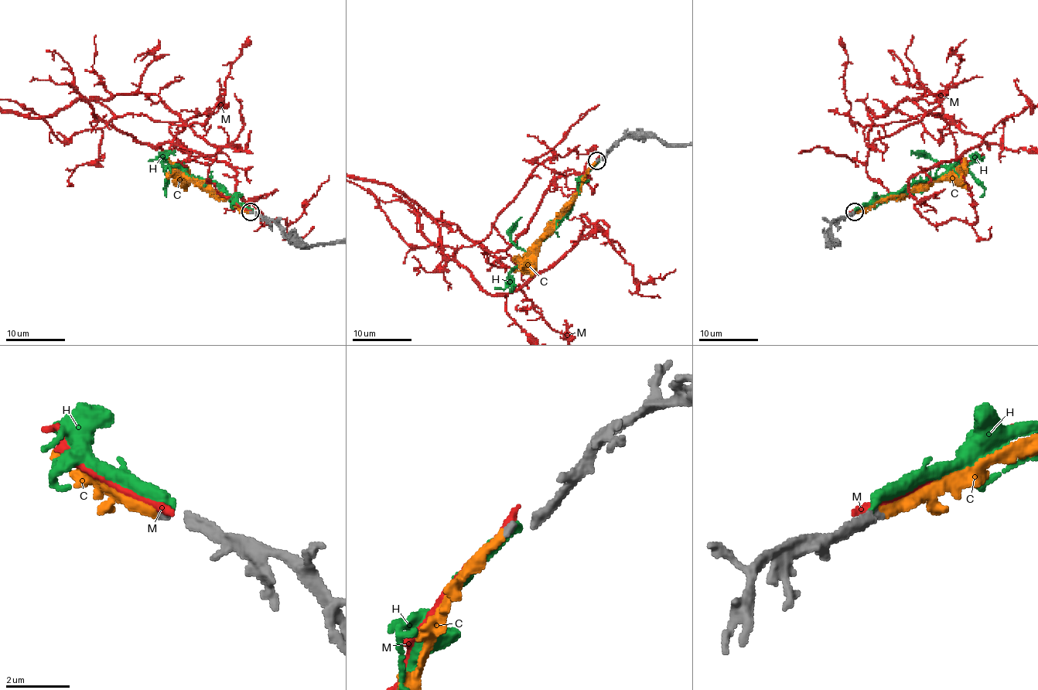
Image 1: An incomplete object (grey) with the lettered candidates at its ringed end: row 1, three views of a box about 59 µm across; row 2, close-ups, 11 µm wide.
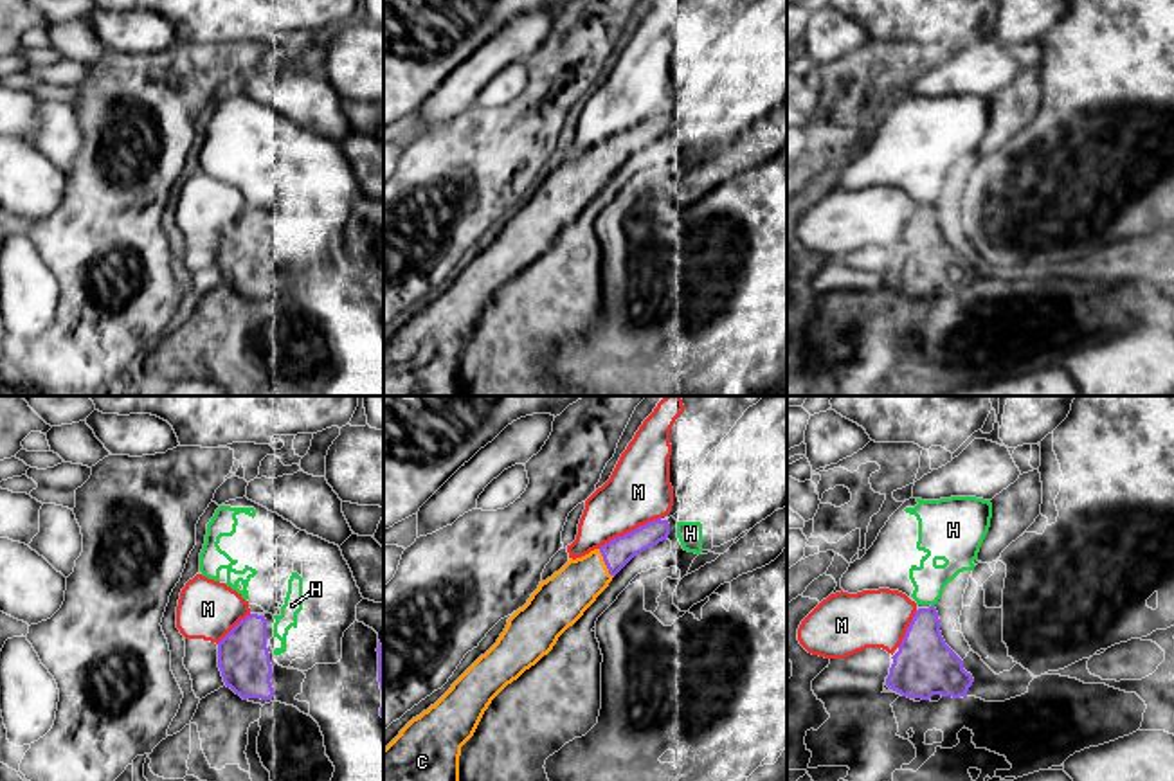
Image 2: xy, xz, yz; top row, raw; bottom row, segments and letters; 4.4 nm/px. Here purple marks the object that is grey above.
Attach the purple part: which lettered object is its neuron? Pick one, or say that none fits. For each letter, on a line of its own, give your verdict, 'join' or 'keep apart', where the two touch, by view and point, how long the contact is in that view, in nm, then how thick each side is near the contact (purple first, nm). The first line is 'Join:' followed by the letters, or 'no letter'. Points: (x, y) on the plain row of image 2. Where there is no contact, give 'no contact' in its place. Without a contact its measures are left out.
Join: C
C: join; contact xz (605, 161); length 140 nm; calibres 120 and 220 nm
H: keep apart; no contact
M: keep apart; contact xz (631, 128); length 320 nm; calibres 120 and 280 nm

